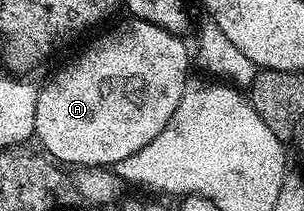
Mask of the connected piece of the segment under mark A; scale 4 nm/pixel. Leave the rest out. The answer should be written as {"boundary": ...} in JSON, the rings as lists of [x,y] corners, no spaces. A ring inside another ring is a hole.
{"boundary":[[[126,18],[123,24],[118,24],[115,28],[110,28],[107,32],[102,32],[71,64],[66,64],[63,68],[58,68],[43,84],[38,88],[38,97],[36,98],[36,122],[34,123],[34,136],[39,140],[41,151],[49,156],[51,160],[59,165],[66,164],[86,164],[87,169],[100,168],[103,166],[116,166],[124,158],[138,152],[152,140],[160,130],[172,118],[176,106],[180,106],[180,98],[186,93],[188,81],[186,75],[190,72],[190,60],[192,64],[192,52],[186,49],[186,44],[182,41],[183,37],[177,32],[170,32],[152,21],[135,18]]]}

